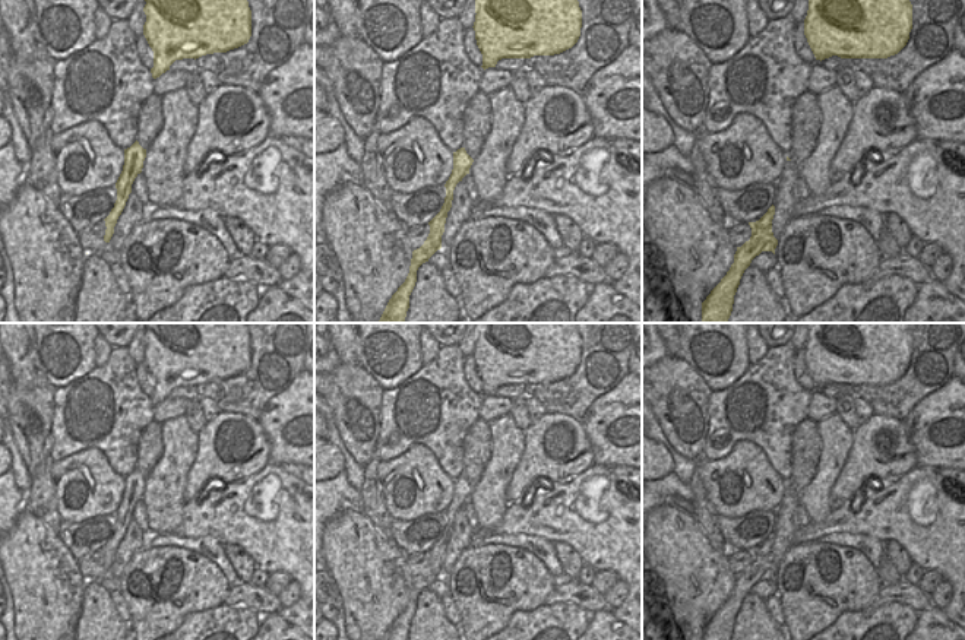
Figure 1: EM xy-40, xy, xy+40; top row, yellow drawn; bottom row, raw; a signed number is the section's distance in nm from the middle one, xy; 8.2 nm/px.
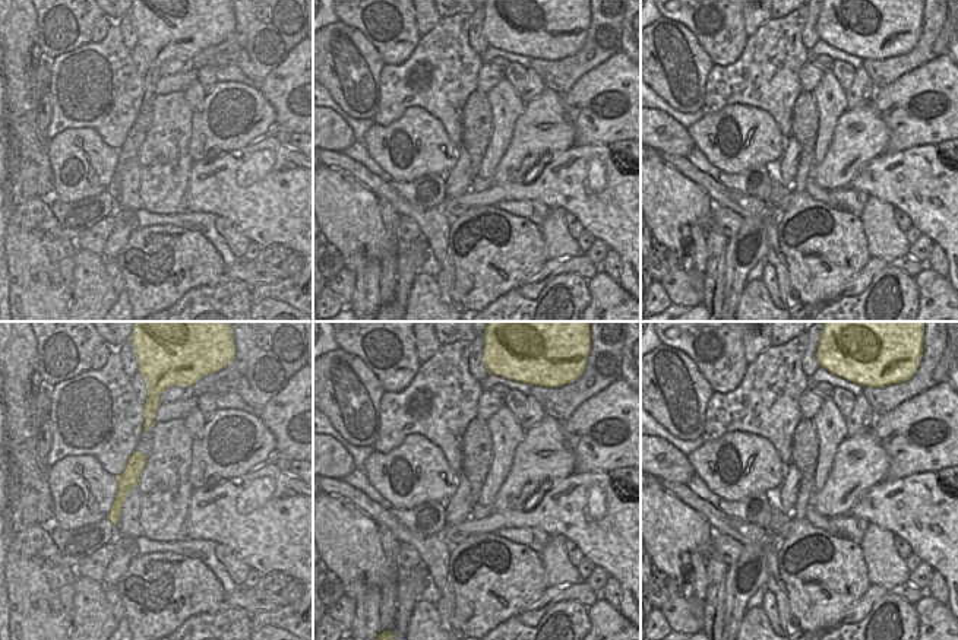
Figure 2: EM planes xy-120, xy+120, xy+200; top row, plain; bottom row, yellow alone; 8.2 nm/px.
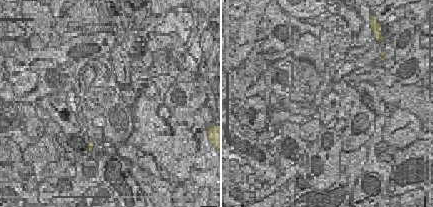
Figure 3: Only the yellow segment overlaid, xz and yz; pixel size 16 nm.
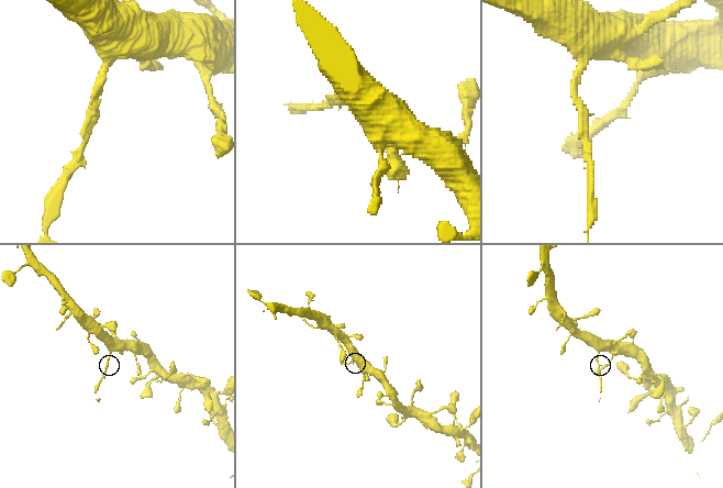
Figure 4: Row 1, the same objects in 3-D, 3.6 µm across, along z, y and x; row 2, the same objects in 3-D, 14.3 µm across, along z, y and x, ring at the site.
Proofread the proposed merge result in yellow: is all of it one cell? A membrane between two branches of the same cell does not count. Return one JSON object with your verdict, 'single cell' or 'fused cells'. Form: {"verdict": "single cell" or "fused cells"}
{"verdict": "fused cells"}

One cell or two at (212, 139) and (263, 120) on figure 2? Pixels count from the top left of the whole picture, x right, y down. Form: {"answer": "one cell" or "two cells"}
{"answer": "one cell"}

